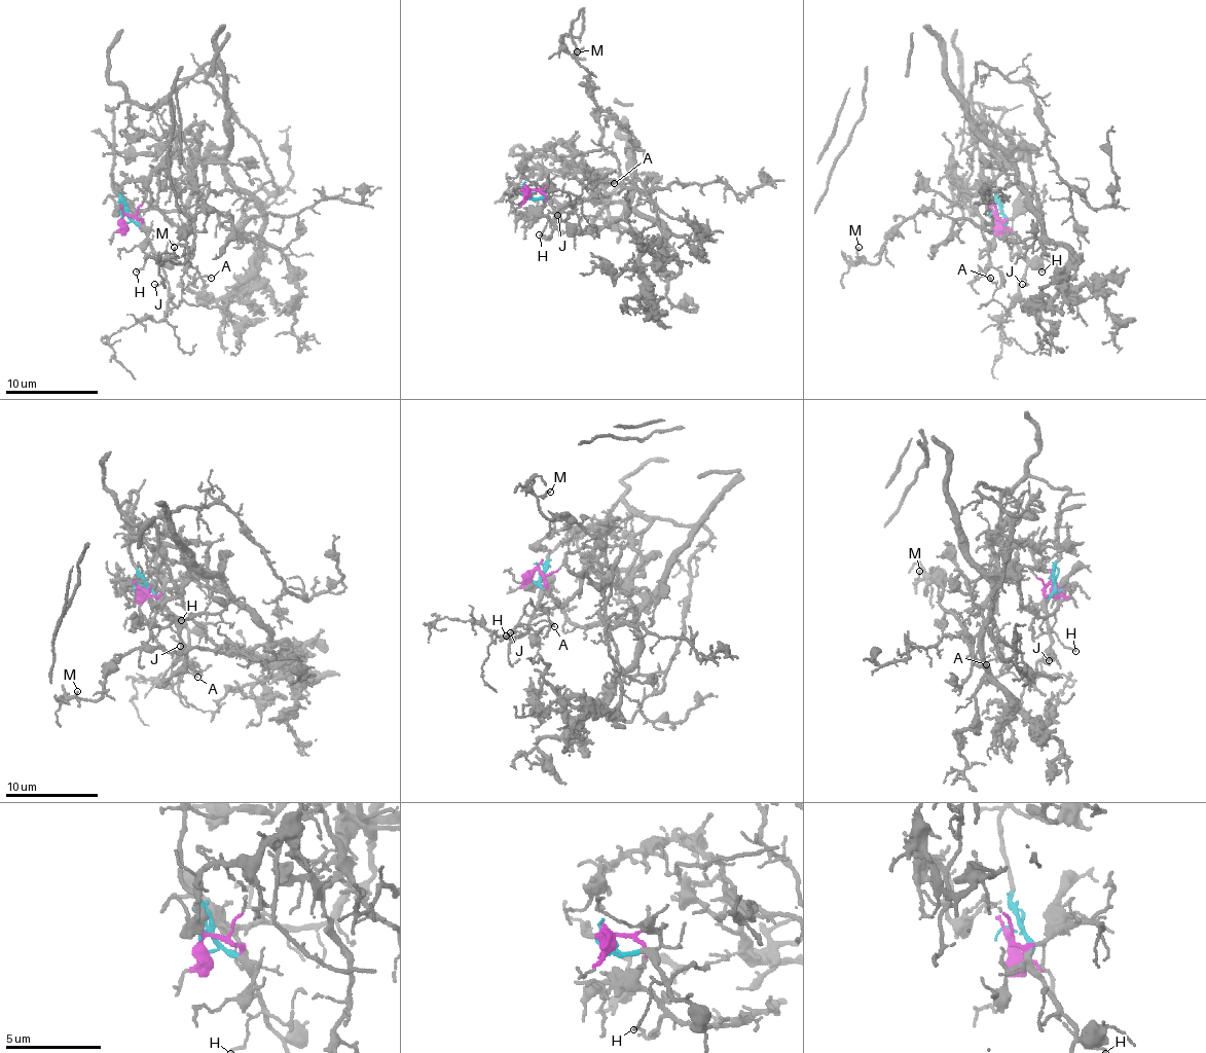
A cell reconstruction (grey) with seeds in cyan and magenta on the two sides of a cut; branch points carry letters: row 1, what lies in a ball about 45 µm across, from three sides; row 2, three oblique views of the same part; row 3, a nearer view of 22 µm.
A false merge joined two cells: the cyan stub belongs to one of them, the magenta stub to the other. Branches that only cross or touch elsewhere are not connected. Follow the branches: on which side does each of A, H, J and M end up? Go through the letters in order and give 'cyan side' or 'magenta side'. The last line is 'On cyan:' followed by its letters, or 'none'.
A: cyan side
H: cyan side
J: cyan side
M: magenta side
On cyan: A, H, J

